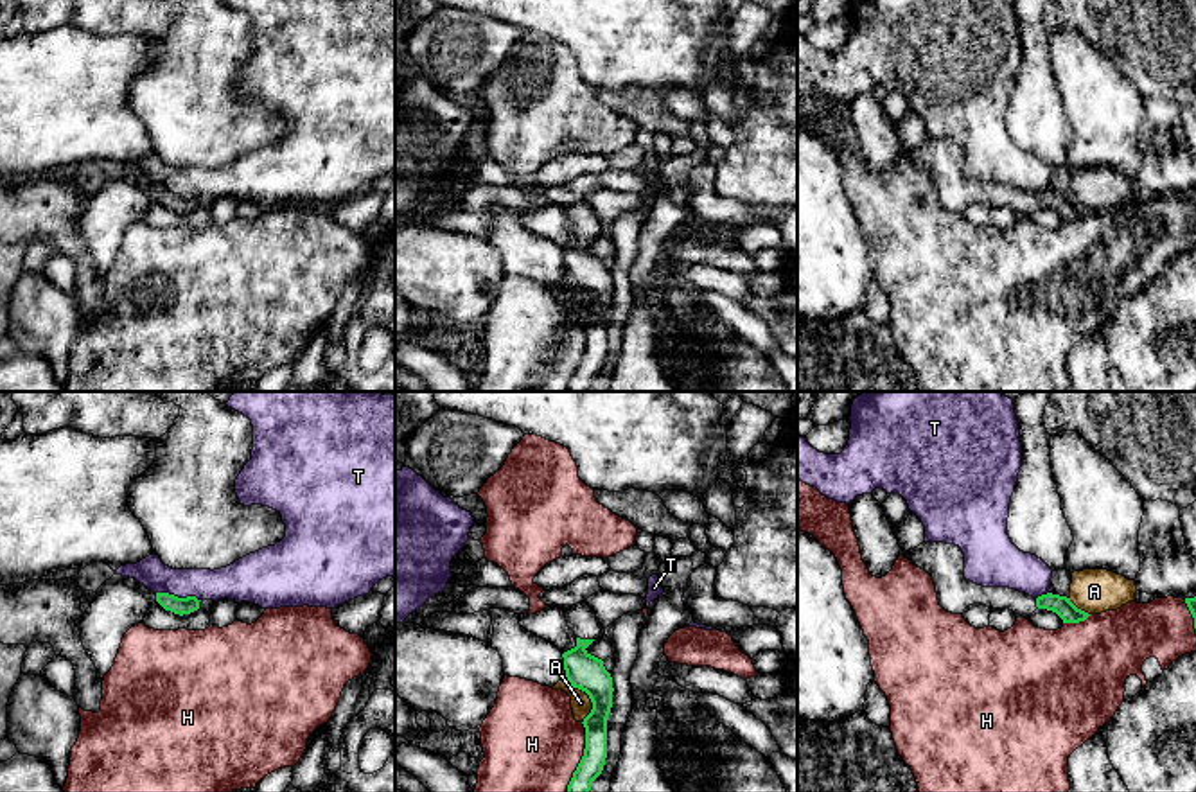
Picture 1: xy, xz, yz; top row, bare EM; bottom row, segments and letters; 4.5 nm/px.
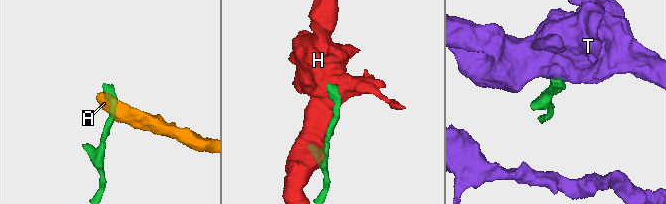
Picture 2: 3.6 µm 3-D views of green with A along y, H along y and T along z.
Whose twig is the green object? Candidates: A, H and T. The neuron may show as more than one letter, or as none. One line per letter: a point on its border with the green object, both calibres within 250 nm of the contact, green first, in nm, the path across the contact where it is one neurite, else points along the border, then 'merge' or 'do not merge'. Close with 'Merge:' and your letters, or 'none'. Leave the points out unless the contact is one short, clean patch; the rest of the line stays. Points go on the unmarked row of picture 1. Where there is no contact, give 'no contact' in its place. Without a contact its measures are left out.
A: meets green in xz at (589, 295); 160 nm thick on the green side, 90 nm on the other; border along xz (564, 275), (580, 286), (591, 300), (591, 309), (582, 320); do not merge
H: meets green in xz at (582, 356); 110 nm thick on the green side, 440 nm on the other; do not merge
T: meets green in xy at (176, 194); 80 nm thick on the green side, 150 nm on the other; border along xy (157, 189), (194, 194), (198, 198); do not merge
Merge: none

